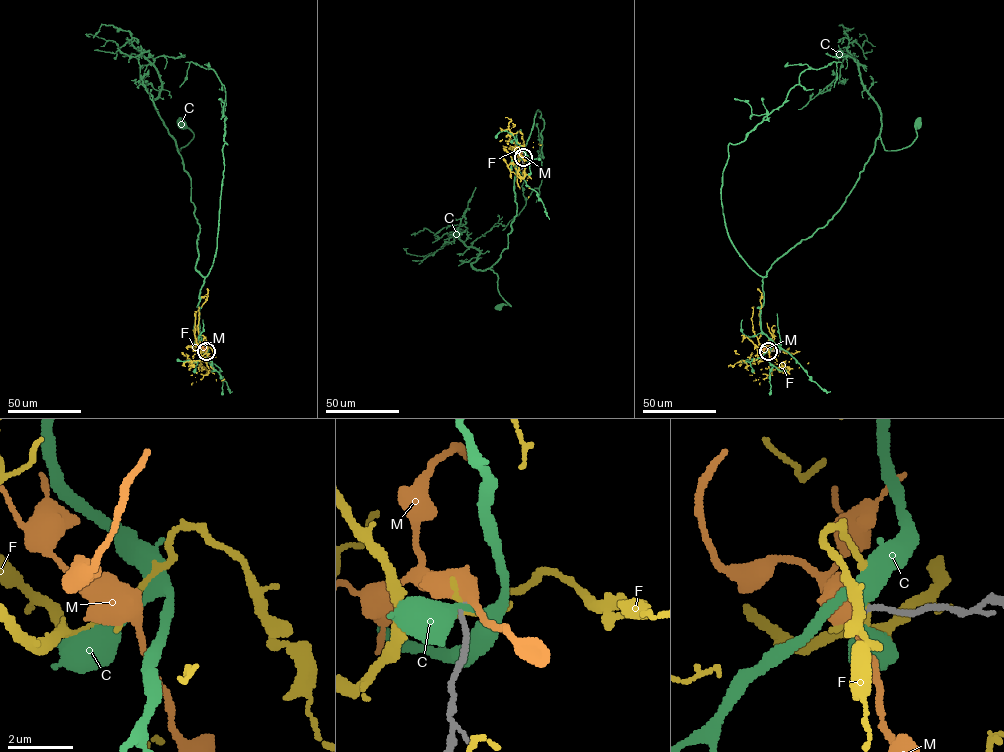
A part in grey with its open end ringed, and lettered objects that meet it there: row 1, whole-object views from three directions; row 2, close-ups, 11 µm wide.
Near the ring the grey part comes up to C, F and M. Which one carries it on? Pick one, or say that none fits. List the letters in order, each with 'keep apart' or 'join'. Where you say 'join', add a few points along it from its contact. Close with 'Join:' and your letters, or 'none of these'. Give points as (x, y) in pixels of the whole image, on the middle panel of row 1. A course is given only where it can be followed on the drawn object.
C: keep apart
F: keep apart
M: keep apart
Join: none of these

